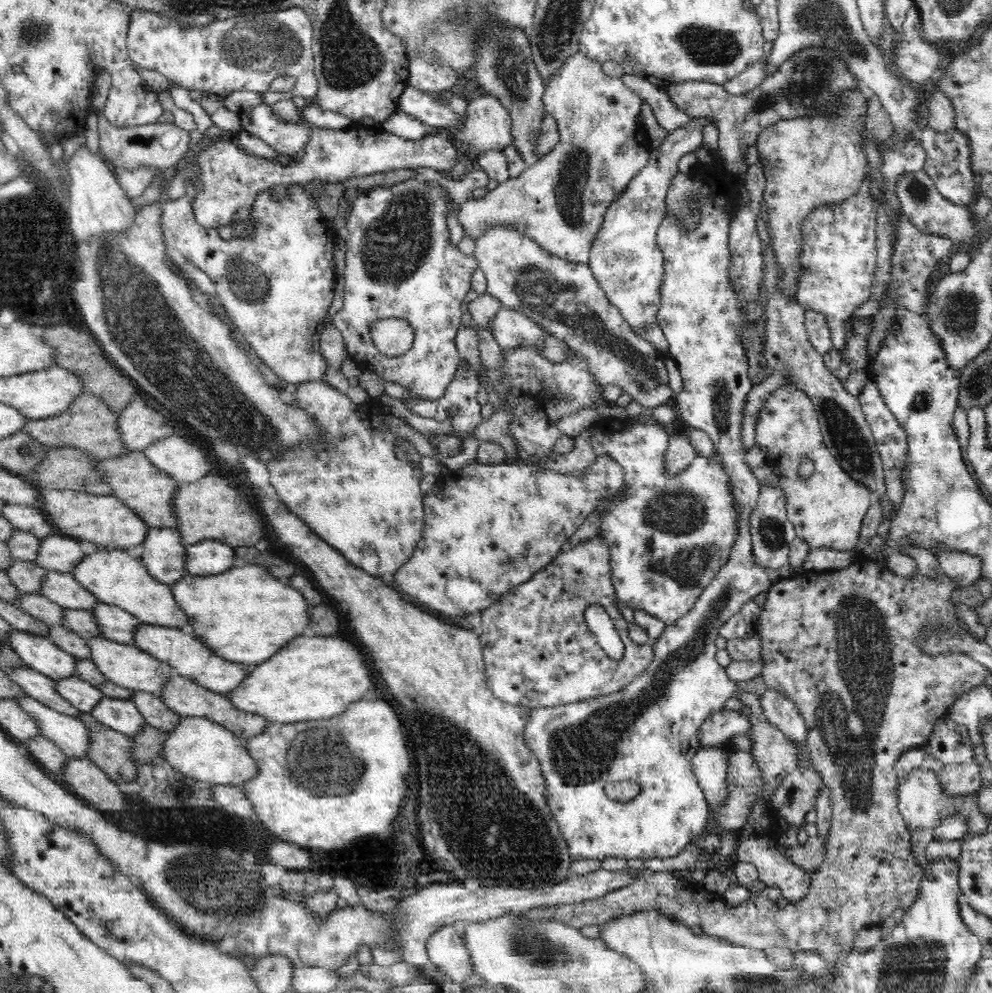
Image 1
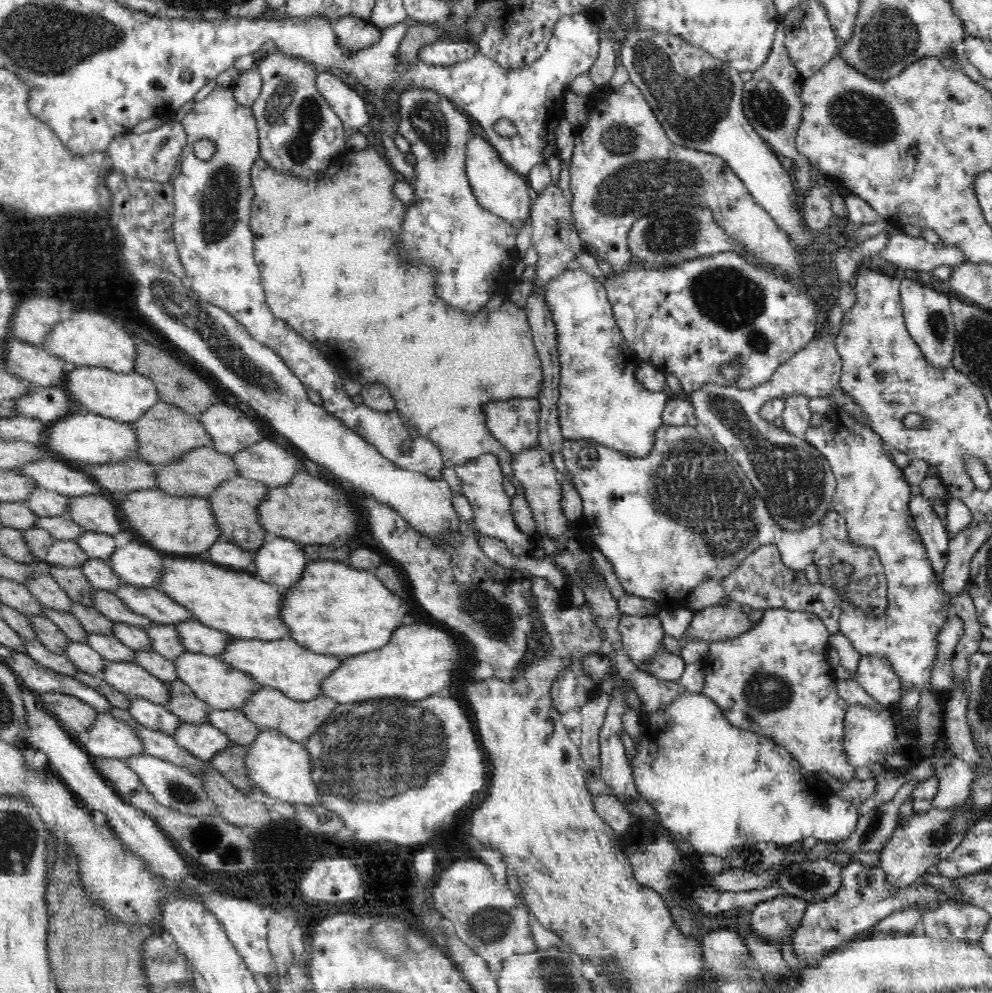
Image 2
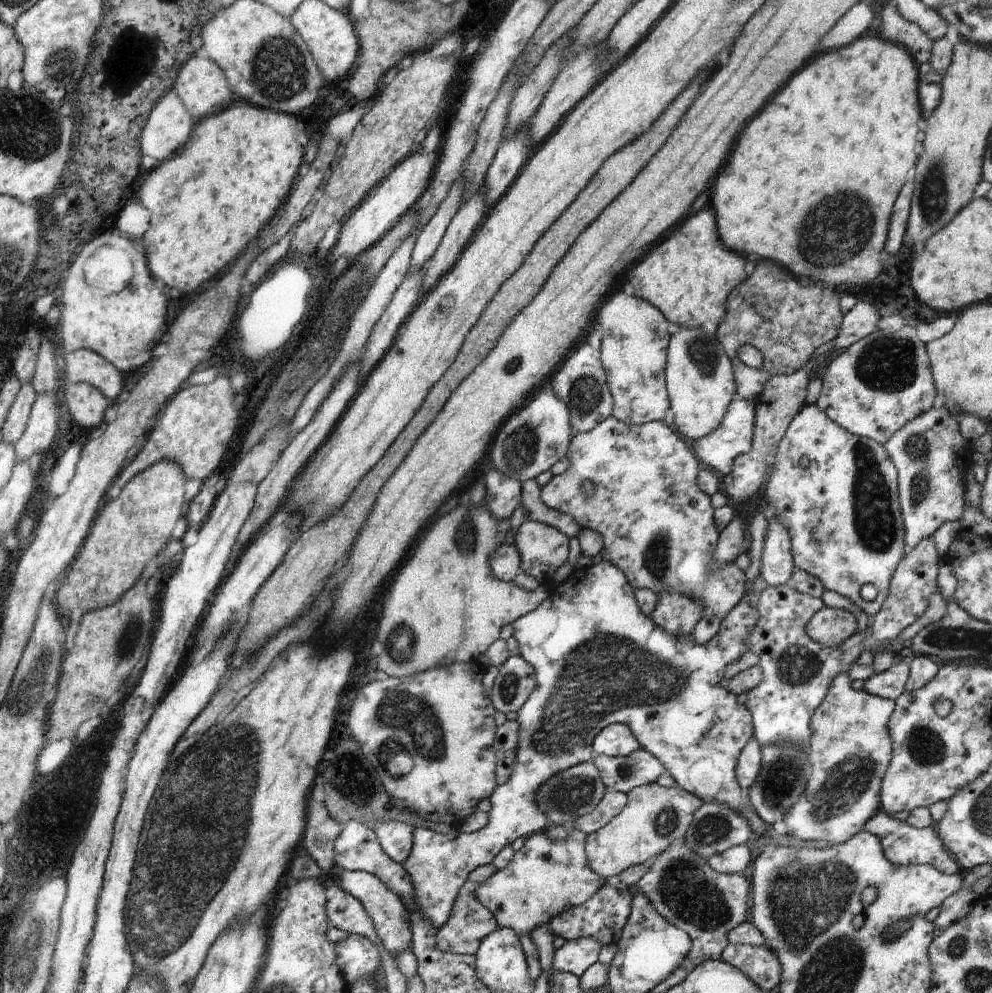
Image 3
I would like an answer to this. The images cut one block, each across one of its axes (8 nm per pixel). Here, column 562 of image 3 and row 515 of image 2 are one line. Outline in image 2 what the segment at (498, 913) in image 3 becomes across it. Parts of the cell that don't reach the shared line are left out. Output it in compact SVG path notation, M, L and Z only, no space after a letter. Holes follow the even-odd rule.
M829 400L832 408L823 415L823 424L812 426L806 430L804 439L808 441L818 452L821 452L829 462L835 479L837 480L831 510L841 514L846 521L848 539L860 547L876 549L887 577L887 599L889 604L887 612L880 617L874 617L872 613L864 613L849 605L848 609L841 612L840 632L852 647L862 656L884 657L890 661L893 671L900 676L902 692L908 694L912 688L922 690L930 688L930 676L938 653L938 634L944 627L951 611L951 598L941 588L941 580L932 568L932 563L927 557L925 544L917 531L912 513L909 509L909 500L912 494L912 486L904 480L902 469L891 459L891 456L883 449L884 441L881 436L870 426L862 426L845 411L844 407L835 404L835 400Z

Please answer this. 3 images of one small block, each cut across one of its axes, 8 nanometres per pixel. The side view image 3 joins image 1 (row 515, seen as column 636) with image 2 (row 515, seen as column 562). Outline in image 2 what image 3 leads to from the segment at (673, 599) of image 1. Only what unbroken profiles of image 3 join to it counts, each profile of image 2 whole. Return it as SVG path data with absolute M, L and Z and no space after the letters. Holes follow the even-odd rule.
M704 424L698 426L674 426L662 425L658 427L655 434L655 443L648 456L644 458L627 455L625 452L620 452L612 448L605 447L598 444L592 439L564 439L561 450L567 470L569 470L569 478L571 484L582 498L583 516L579 519L577 525L580 528L587 528L589 536L591 536L592 545L600 549L600 552L610 561L613 570L615 570L616 577L620 579L620 585L624 589L626 595L638 596L642 599L654 600L654 603L665 610L675 610L688 607L688 598L692 594L694 588L698 588L702 582L706 580L724 580L732 575L732 572L744 562L746 556L752 554L756 548L766 546L766 544L775 544L781 554L783 563L792 570L804 572L810 564L814 562L814 555L822 540L822 525L821 523L814 523L808 528L796 532L788 532L784 530L773 518L767 509L763 498L760 498L758 491L753 487L750 479L742 470L742 467L736 462L736 459L726 452L726 449L713 437L709 428ZM582 448L596 448L598 457L590 467L578 466L578 454ZM672 538L678 538L680 542L684 542L686 546L672 546Z

